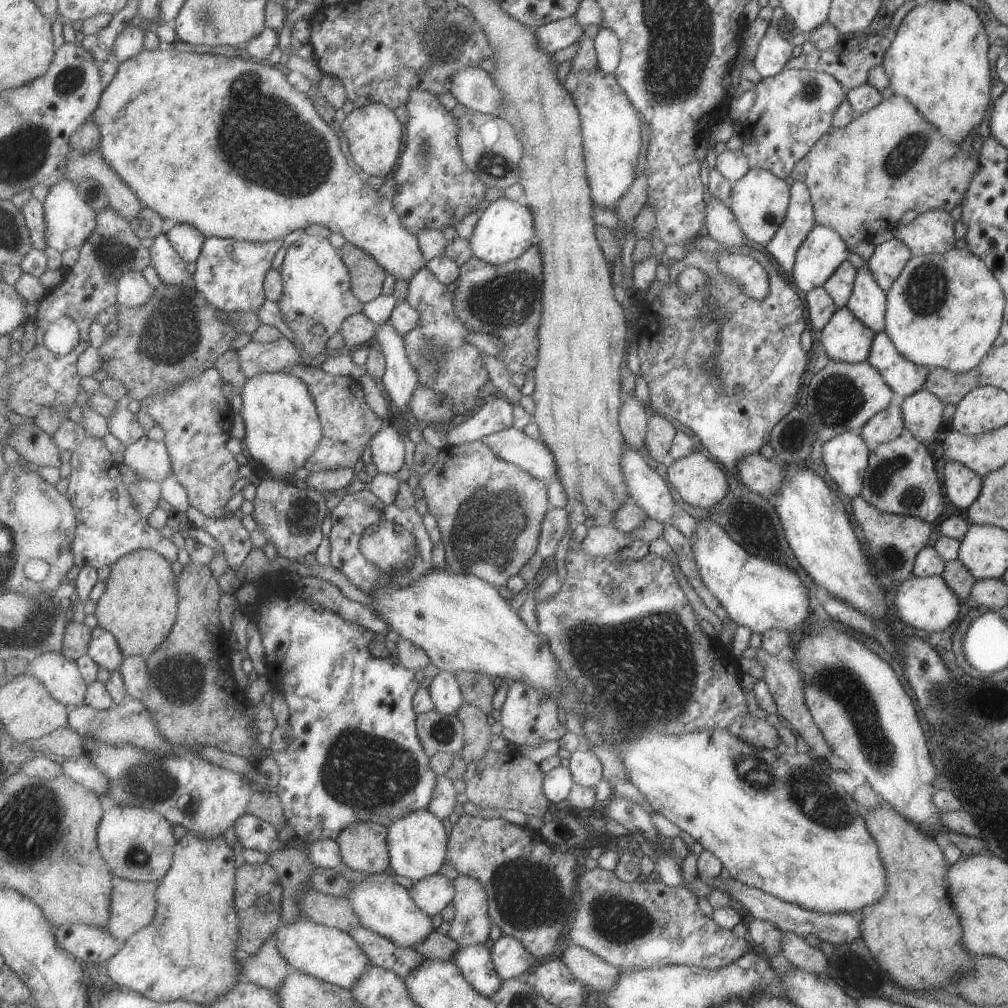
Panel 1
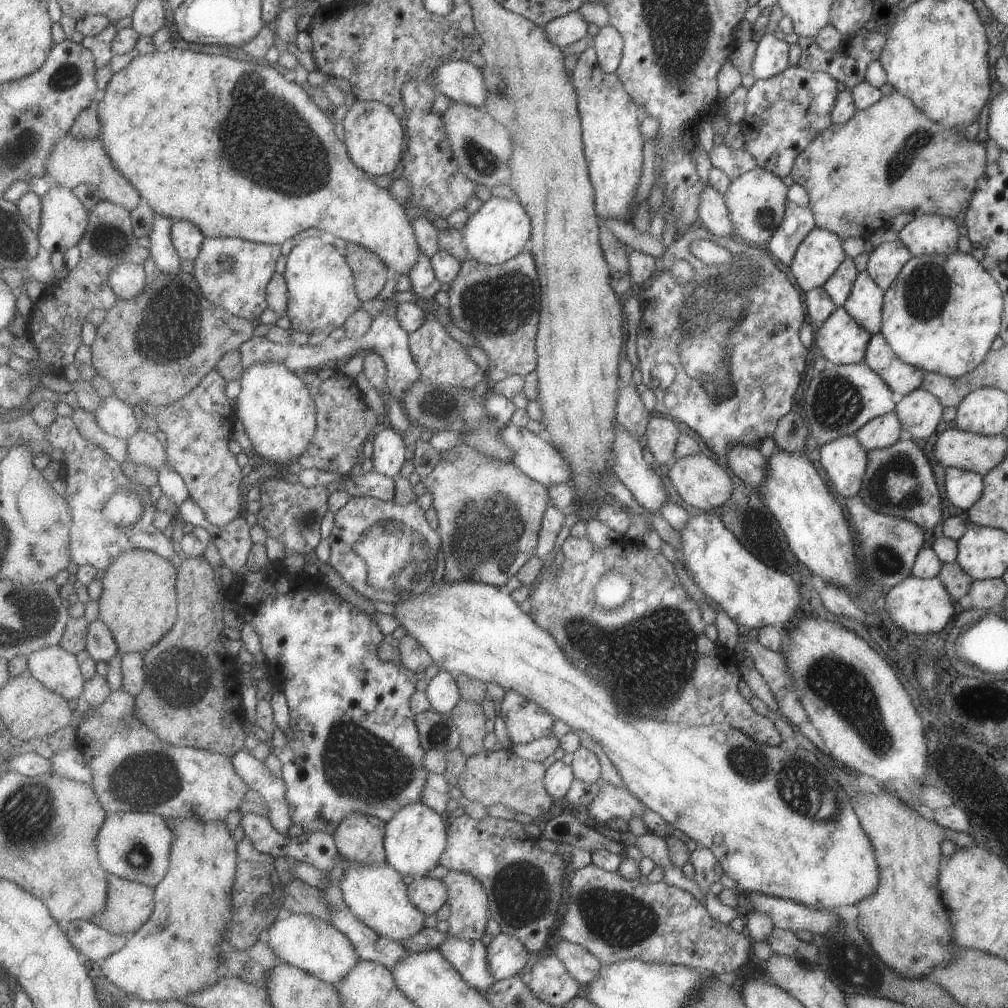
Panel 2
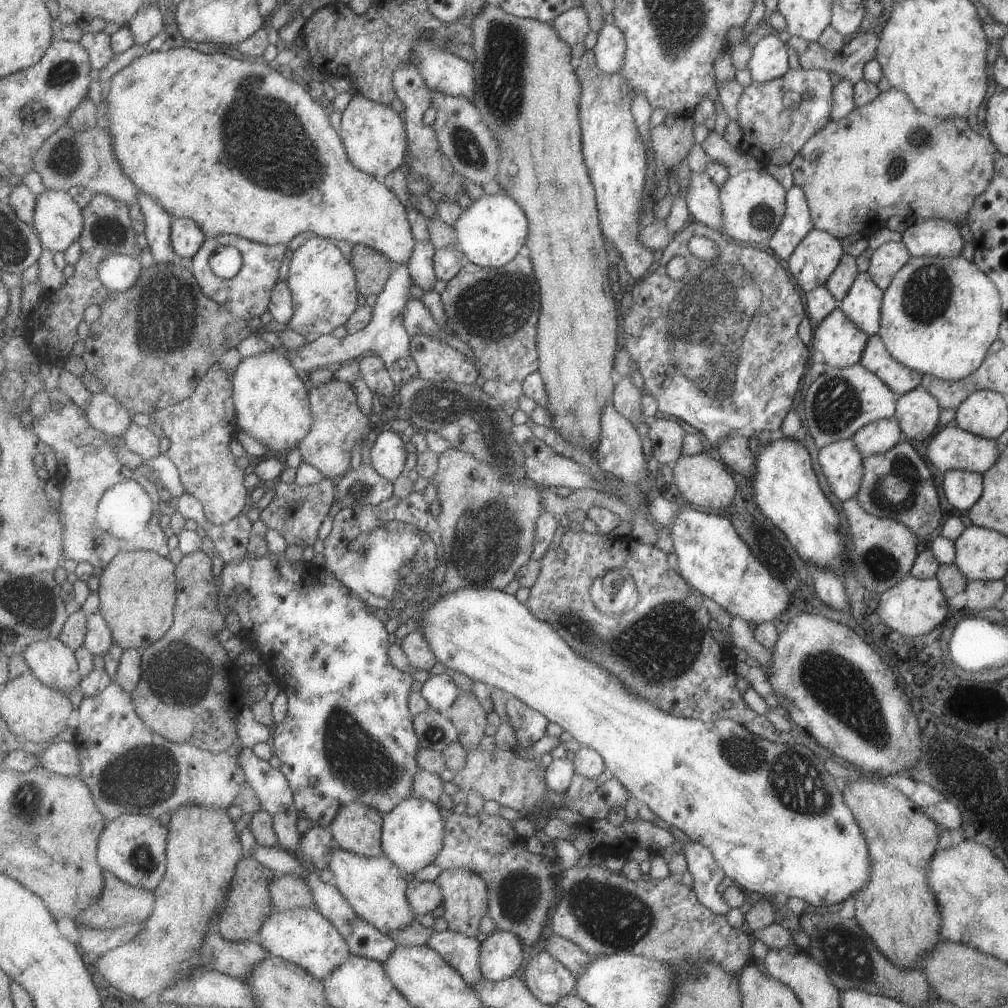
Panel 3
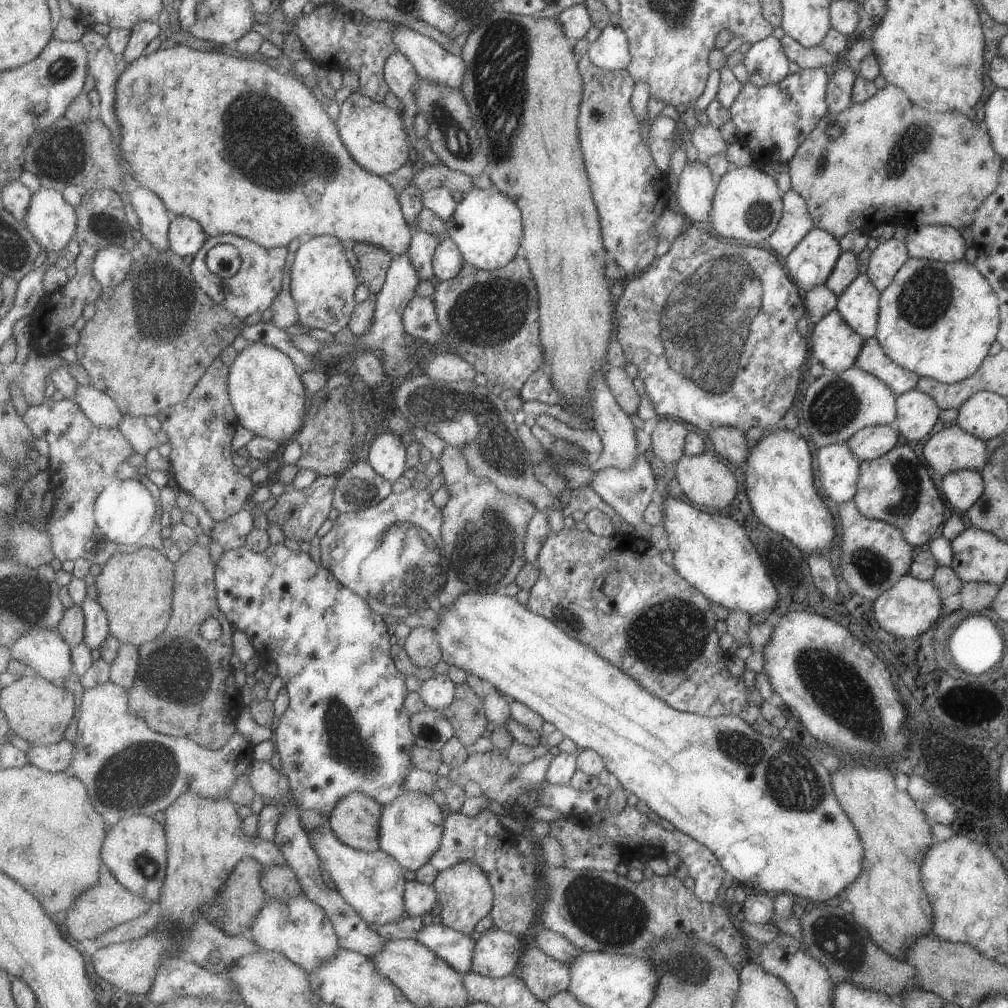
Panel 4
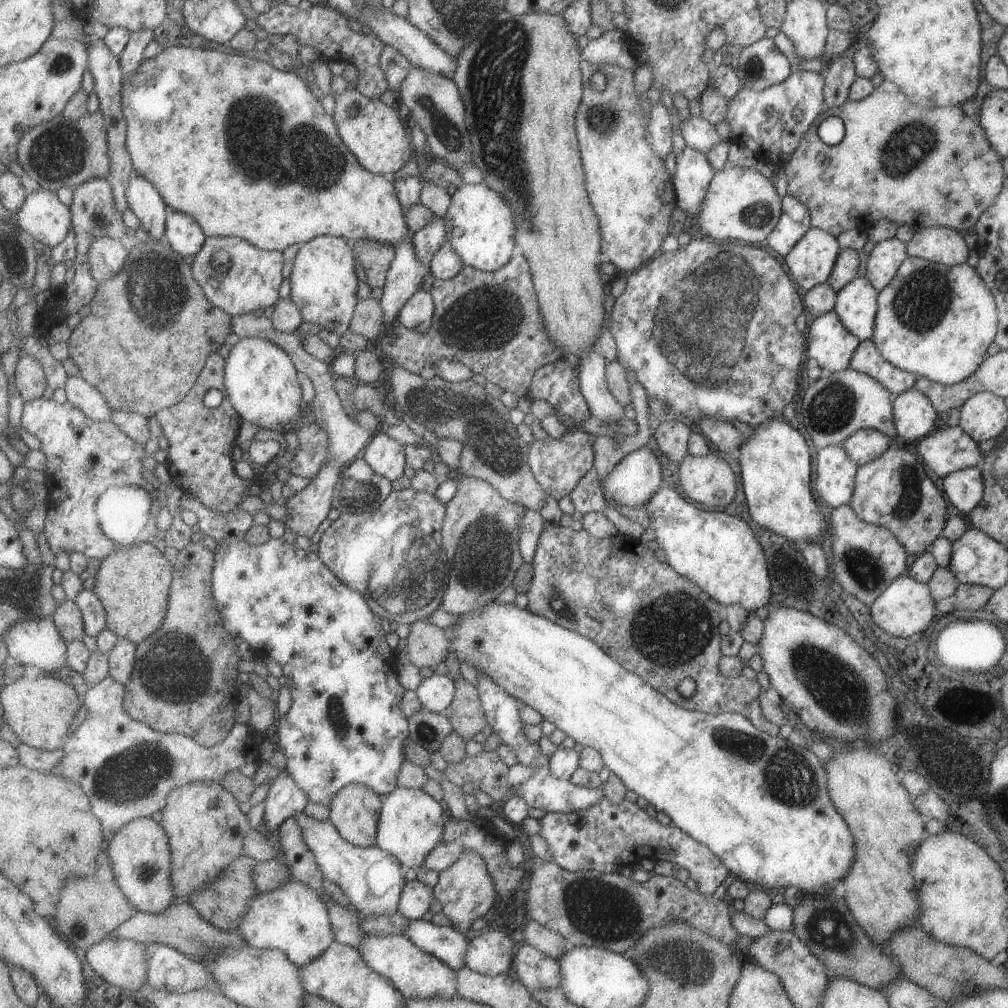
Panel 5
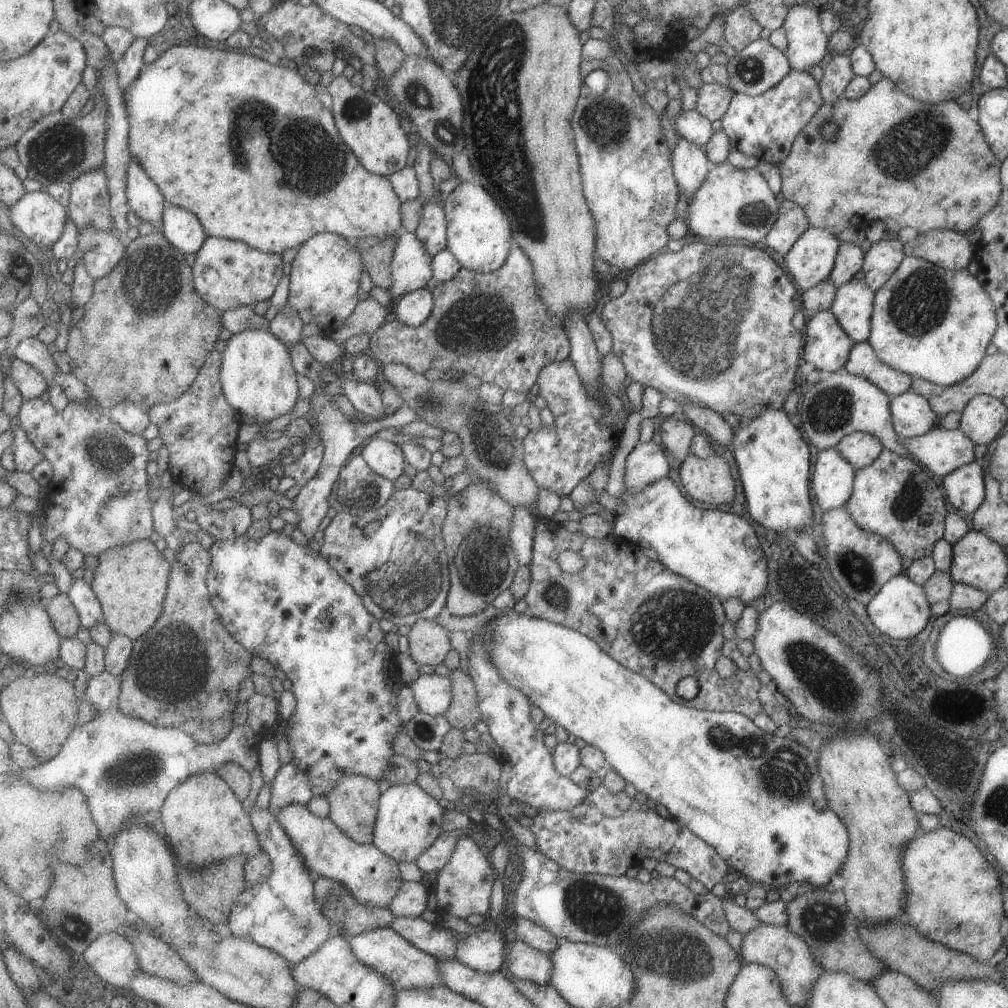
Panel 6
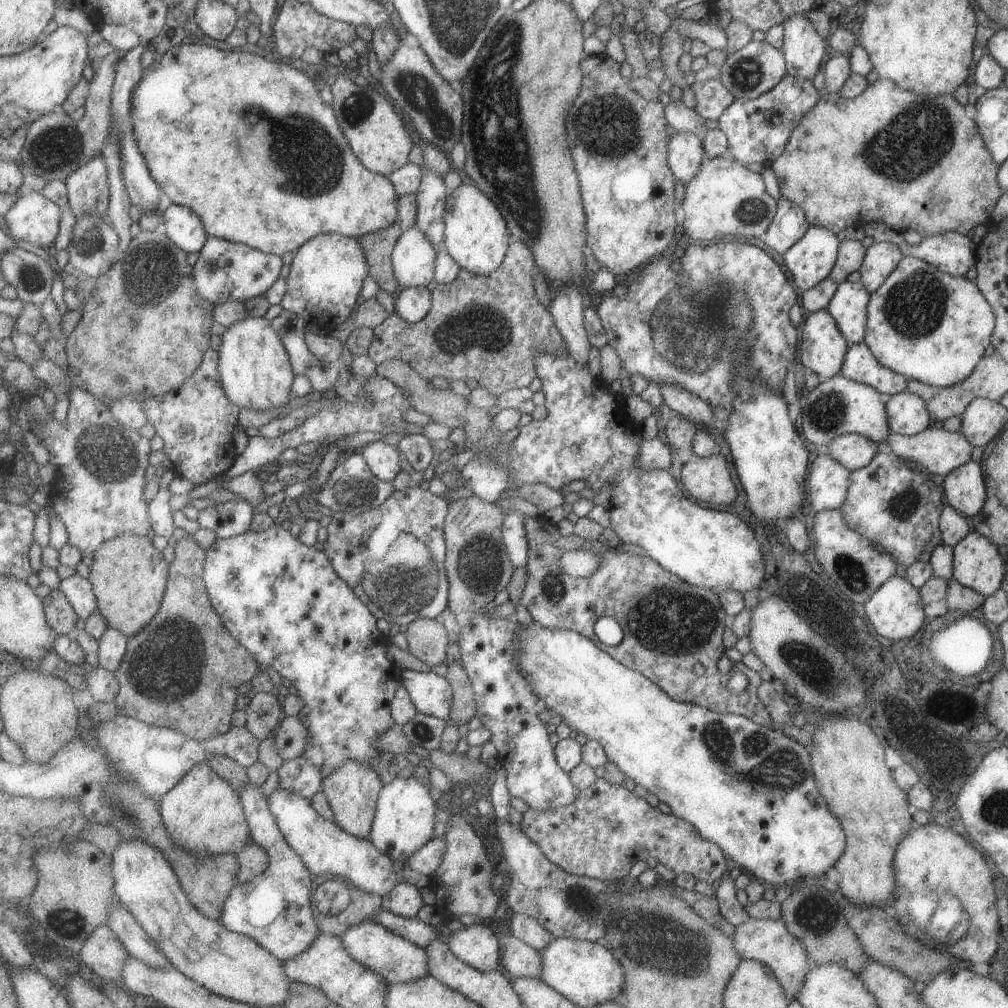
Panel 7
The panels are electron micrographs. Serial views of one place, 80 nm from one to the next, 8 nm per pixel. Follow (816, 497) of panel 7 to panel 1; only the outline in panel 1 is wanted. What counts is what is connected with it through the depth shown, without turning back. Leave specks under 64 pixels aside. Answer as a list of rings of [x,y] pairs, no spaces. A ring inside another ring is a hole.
[[[843,431],[822,444],[822,461],[826,472],[843,494],[859,494],[868,452],[859,431]]]

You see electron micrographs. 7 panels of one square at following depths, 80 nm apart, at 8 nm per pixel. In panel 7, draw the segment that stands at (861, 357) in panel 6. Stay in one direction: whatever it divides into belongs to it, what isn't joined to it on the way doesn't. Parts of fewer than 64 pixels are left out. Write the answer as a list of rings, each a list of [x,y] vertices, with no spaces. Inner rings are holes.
[[[864,342],[848,345],[840,373],[851,380],[872,386],[886,398],[906,390],[908,383],[900,374],[876,362]]]

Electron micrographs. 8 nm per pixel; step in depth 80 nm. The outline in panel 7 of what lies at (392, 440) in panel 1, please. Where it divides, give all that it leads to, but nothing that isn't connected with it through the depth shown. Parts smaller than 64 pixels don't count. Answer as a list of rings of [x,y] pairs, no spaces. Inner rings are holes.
[[[375,441],[362,452],[375,476],[384,481],[394,481],[402,472],[401,451],[387,442]]]

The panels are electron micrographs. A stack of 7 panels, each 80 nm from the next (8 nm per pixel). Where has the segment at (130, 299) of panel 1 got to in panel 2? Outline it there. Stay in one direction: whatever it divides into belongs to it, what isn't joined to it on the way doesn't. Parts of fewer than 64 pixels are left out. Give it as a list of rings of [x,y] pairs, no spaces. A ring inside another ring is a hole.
[[[121,263],[112,269],[109,282],[119,299],[134,299],[146,289],[148,279],[143,265]]]

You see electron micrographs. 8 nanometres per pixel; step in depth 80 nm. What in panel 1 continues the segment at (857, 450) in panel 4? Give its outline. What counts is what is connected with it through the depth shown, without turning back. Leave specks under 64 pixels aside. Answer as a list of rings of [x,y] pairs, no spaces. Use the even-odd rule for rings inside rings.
[[[888,404],[871,418],[859,429],[859,434],[866,442],[866,447],[870,451],[877,445],[889,442],[901,434],[904,427],[900,406]]]

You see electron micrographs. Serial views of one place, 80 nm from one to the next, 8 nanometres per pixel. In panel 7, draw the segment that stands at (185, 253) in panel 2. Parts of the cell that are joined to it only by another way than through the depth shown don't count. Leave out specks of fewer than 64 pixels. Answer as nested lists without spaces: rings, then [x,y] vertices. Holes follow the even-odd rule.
[[[173,203],[162,214],[166,235],[187,252],[201,252],[209,235],[203,219],[192,208]]]

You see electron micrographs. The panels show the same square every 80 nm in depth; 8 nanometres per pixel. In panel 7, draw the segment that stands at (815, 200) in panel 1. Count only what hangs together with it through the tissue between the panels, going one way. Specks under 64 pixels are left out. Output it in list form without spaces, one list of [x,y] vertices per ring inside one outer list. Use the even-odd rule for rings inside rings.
[[[878,78],[872,84],[868,84],[861,94],[852,99],[843,98],[839,94],[821,94],[817,104],[803,115],[799,124],[791,131],[784,151],[769,163],[769,168],[778,180],[780,196],[794,202],[803,211],[809,225],[826,228],[833,234],[848,226],[859,228],[871,220],[882,222],[891,230],[900,233],[912,228],[922,237],[947,231],[965,235],[974,226],[988,221],[1003,190],[996,181],[999,165],[992,159],[985,146],[975,120],[965,115],[963,107],[955,101],[953,95],[924,97],[901,90],[892,80],[886,78]]]

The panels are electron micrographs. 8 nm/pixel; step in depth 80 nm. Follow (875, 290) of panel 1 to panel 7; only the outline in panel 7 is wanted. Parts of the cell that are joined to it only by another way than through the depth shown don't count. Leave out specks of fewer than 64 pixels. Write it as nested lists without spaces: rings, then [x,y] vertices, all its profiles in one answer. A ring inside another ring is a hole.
[[[845,280],[837,284],[825,308],[849,345],[863,342],[869,297],[870,294],[860,282]]]

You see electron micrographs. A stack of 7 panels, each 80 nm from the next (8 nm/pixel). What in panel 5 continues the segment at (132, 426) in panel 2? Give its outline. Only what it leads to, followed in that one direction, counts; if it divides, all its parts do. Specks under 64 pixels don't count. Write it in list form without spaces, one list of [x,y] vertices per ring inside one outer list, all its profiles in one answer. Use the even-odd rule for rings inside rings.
[[[71,377],[65,392],[67,400],[83,410],[89,418],[96,421],[113,421],[115,410],[111,408],[104,394],[83,377]]]

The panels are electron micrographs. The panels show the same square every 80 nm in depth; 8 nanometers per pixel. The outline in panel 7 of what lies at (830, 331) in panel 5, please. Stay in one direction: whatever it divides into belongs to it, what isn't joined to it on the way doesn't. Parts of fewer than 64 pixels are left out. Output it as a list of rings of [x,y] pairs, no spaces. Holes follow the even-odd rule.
[[[827,309],[808,314],[803,312],[799,334],[797,346],[799,366],[807,367],[809,372],[815,372],[820,379],[828,379],[840,372],[840,366],[849,344],[835,326],[835,321]]]

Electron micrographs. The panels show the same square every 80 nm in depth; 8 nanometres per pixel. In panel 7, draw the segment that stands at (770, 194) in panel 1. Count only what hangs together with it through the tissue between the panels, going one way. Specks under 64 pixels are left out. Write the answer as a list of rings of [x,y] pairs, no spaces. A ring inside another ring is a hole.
[[[724,156],[702,162],[696,175],[685,185],[685,196],[681,206],[684,219],[680,234],[683,242],[711,242],[726,234],[739,234],[745,237],[762,238],[776,211],[776,200],[765,191],[763,178],[759,173],[751,172],[741,163]]]

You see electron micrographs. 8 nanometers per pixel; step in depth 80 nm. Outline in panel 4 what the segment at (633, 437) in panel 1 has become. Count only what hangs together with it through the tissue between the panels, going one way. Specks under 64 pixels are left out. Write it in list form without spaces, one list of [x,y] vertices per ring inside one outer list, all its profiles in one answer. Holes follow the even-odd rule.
[[[609,367],[604,374],[604,380],[619,408],[625,414],[636,414],[640,396],[635,390],[632,378],[625,373],[623,367]]]

